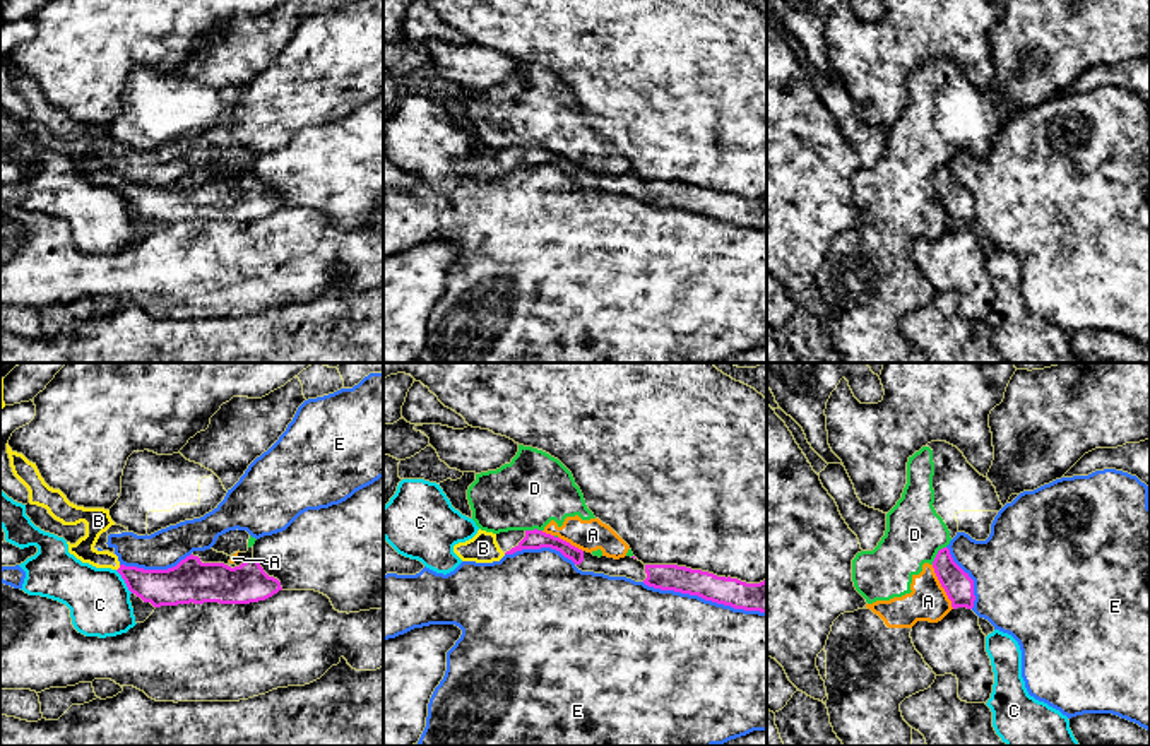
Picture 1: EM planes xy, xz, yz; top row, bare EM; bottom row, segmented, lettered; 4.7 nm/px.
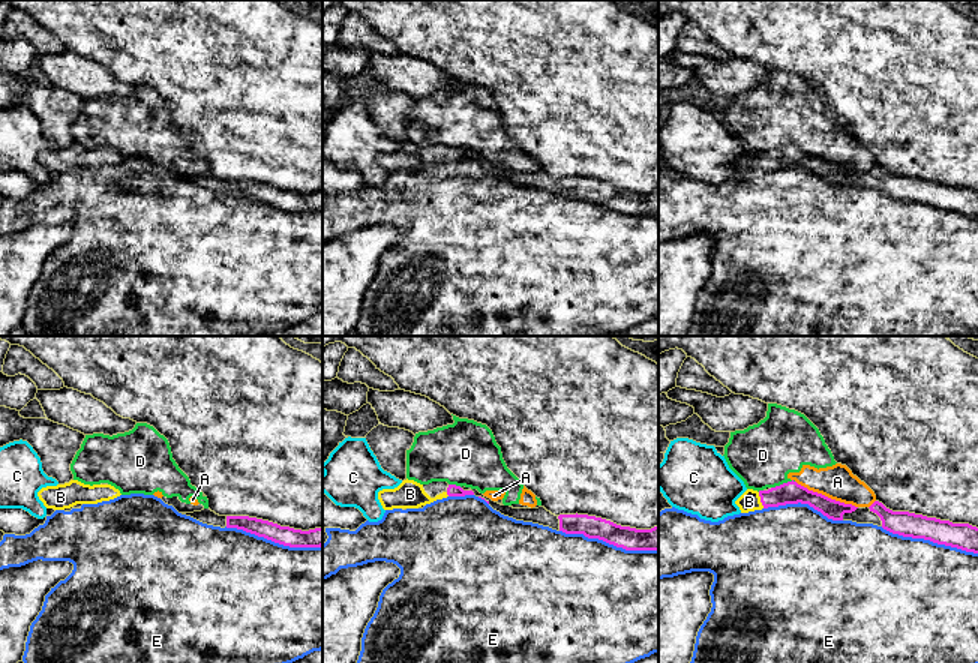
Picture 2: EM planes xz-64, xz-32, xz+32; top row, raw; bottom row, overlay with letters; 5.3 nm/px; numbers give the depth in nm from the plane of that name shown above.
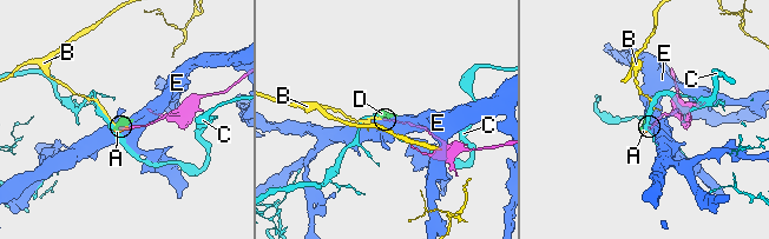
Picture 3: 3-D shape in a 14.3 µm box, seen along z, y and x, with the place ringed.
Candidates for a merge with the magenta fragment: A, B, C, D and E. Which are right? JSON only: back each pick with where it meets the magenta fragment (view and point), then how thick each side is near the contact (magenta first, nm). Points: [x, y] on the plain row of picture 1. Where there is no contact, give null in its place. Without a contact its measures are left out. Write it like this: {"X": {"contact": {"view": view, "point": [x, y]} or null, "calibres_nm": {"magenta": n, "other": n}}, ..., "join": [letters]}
{"B": {"contact": {"view": "xy", "point": [118, 185]}, "calibres_nm": {"magenta": 180, "other": 120}}, "join": ["B"]}

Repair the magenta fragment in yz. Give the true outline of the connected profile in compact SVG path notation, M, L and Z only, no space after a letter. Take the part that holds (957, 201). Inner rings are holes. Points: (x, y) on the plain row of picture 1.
M948 164L938 168L933 185L951 217L951 224L972 226L975 217L974 197L953 178Z

